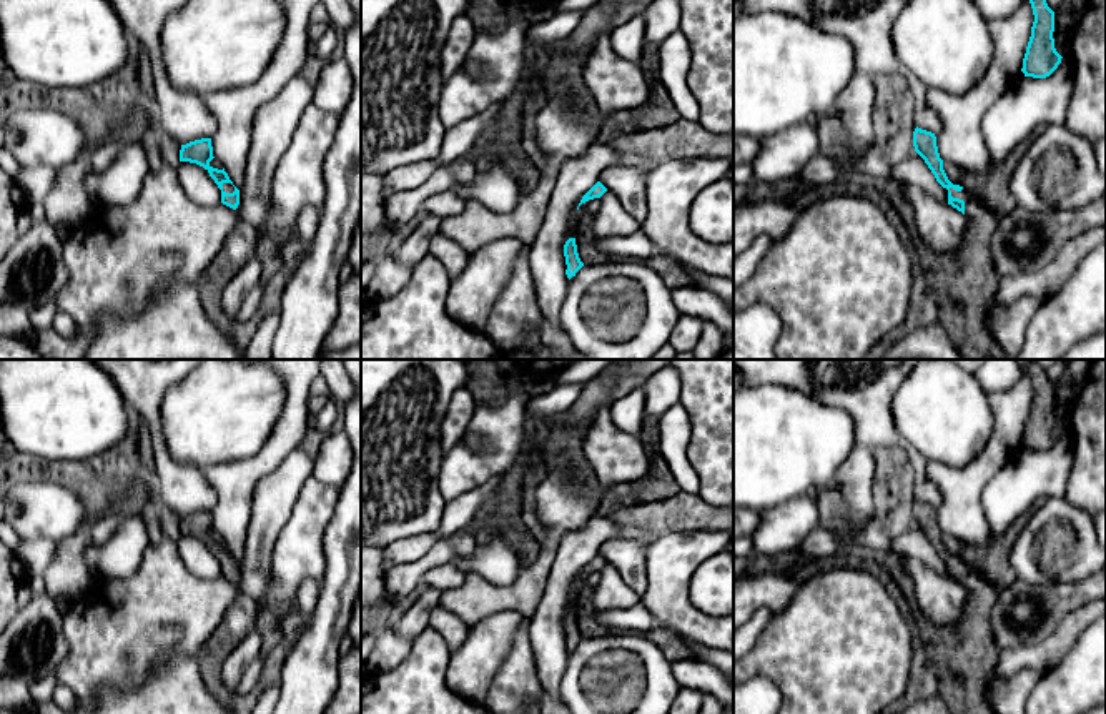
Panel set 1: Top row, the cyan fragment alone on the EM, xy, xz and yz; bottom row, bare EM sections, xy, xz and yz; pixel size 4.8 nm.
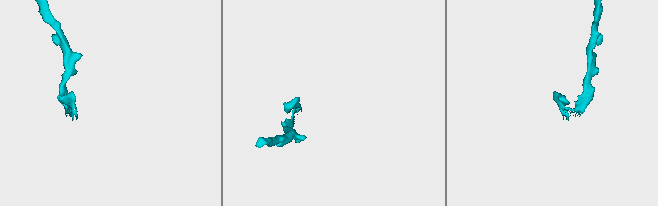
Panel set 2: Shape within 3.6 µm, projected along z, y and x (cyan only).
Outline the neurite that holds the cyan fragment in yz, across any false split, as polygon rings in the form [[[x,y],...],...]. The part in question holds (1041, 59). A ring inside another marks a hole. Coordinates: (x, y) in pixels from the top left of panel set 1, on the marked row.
[[[1029,0],[1029,3],[1034,22],[1021,72],[1025,77],[1046,78],[1058,68],[1063,58],[1054,48],[1054,12],[1046,0]]]

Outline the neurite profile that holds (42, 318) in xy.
[[[55,300],[30,310],[30,323],[33,330],[48,330],[53,328],[55,316],[58,313],[58,306]]]

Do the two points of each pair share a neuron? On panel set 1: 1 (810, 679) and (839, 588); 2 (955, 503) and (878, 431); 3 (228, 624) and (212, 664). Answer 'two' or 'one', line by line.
1: one
2: two
3: one

